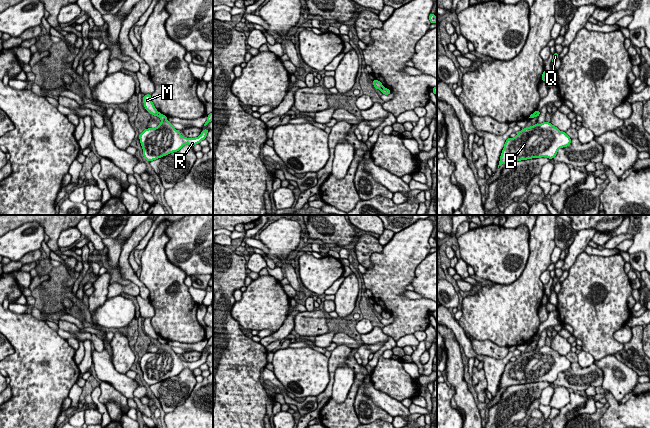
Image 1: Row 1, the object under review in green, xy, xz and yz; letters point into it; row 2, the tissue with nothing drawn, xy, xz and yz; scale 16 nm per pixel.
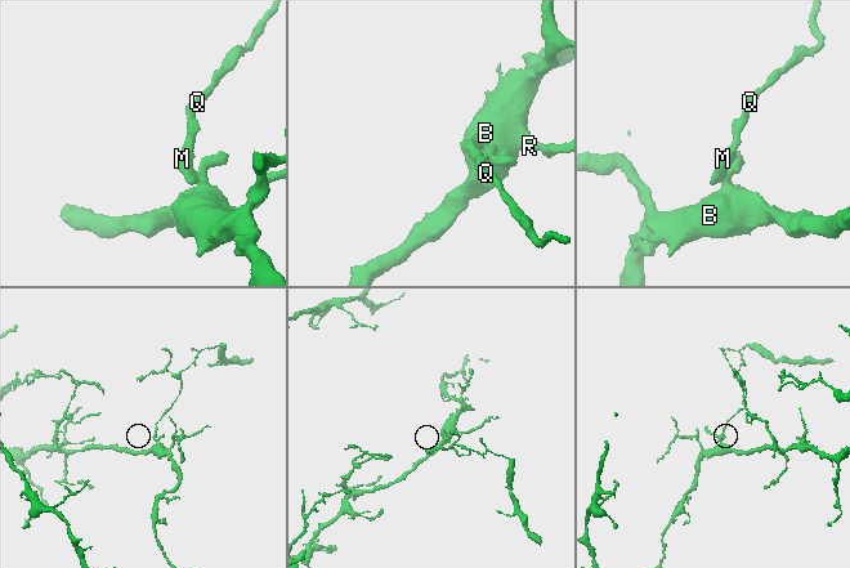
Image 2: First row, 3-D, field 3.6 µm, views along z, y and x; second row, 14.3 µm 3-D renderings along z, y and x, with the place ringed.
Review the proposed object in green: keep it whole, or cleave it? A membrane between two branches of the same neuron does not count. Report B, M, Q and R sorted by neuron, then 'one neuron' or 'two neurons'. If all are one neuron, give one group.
B R / M Q | two neurons

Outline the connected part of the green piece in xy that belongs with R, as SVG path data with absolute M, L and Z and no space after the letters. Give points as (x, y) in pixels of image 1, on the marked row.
M158 113L161 123L156 128L147 128L140 135L140 143L144 158L150 162L179 151L185 144L193 147L207 136L209 130L204 129L198 137L187 138L175 129L167 120L167 116Z

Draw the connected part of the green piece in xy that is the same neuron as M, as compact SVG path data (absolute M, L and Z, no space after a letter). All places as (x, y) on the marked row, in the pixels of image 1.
M147 94L147 95L144 95L143 96L143 103L144 103L144 107L145 109L151 114L151 115L154 115L154 116L158 116L158 111L157 109L155 108L152 100L151 100L151 94Z

